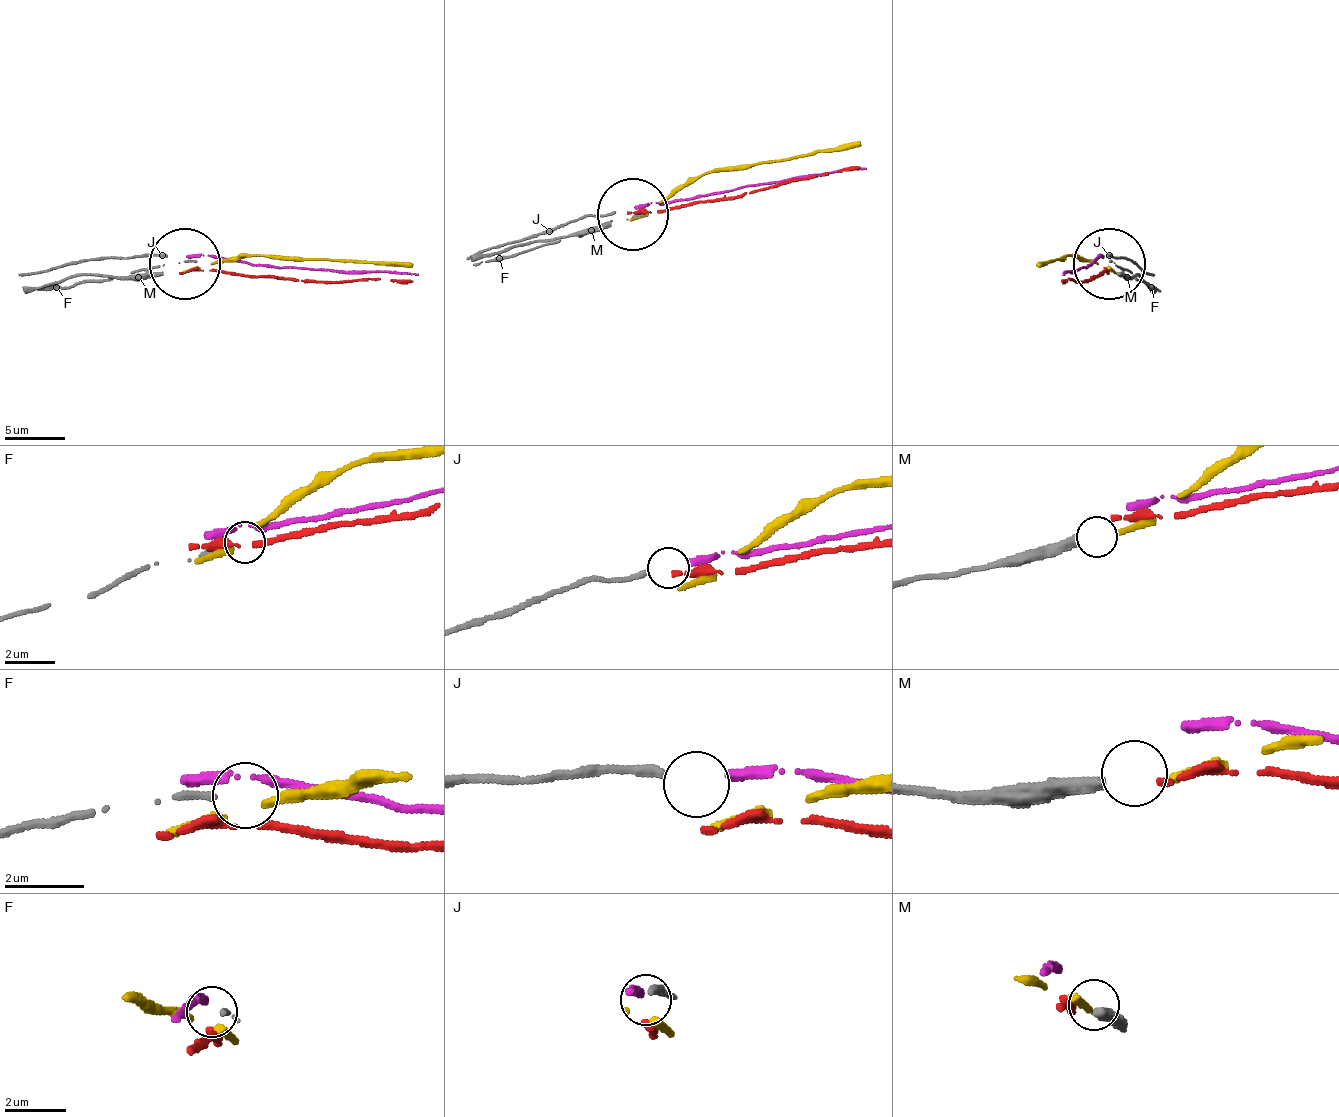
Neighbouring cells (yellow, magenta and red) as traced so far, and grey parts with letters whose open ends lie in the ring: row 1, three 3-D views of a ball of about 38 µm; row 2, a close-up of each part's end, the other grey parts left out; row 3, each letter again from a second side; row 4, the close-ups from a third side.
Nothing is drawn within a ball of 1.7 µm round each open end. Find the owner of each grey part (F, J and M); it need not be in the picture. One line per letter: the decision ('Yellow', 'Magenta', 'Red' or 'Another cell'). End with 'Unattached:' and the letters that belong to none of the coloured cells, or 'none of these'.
F: Another cell
J: Magenta
M: Yellow
Unattached: F

